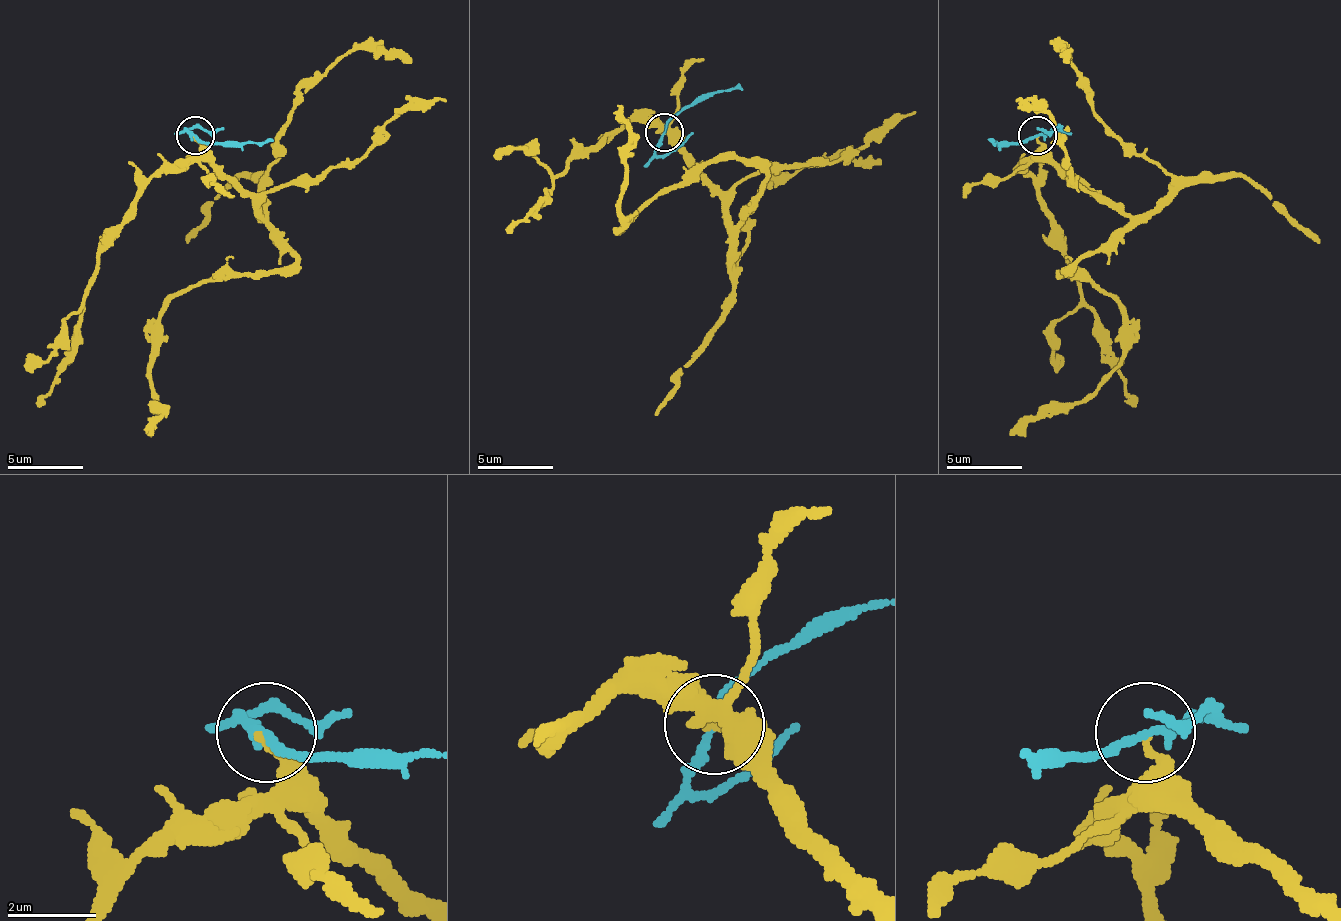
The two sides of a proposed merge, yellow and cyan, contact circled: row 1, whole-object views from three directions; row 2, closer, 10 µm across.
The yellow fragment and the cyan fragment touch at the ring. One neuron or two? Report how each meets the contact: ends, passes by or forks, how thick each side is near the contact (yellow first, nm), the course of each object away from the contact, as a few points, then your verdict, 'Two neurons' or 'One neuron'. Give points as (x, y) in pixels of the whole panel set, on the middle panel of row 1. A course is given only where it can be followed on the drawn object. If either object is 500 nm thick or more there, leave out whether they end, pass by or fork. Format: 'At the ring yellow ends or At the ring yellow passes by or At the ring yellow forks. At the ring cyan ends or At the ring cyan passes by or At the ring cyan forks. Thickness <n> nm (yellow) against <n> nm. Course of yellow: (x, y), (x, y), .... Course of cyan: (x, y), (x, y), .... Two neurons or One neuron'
At the ring yellow ends. At the ring cyan passes by. Thickness 200 nm (yellow) against 200 nm. Course of yellow: (663, 131), (735, 226), (762, 188), (758, 165), (709, 158), (629, 218), (621, 211), (629, 124), (618, 105). Course of cyan: (663, 131), (675, 116), (713, 93), (743, 89). Two neurons

